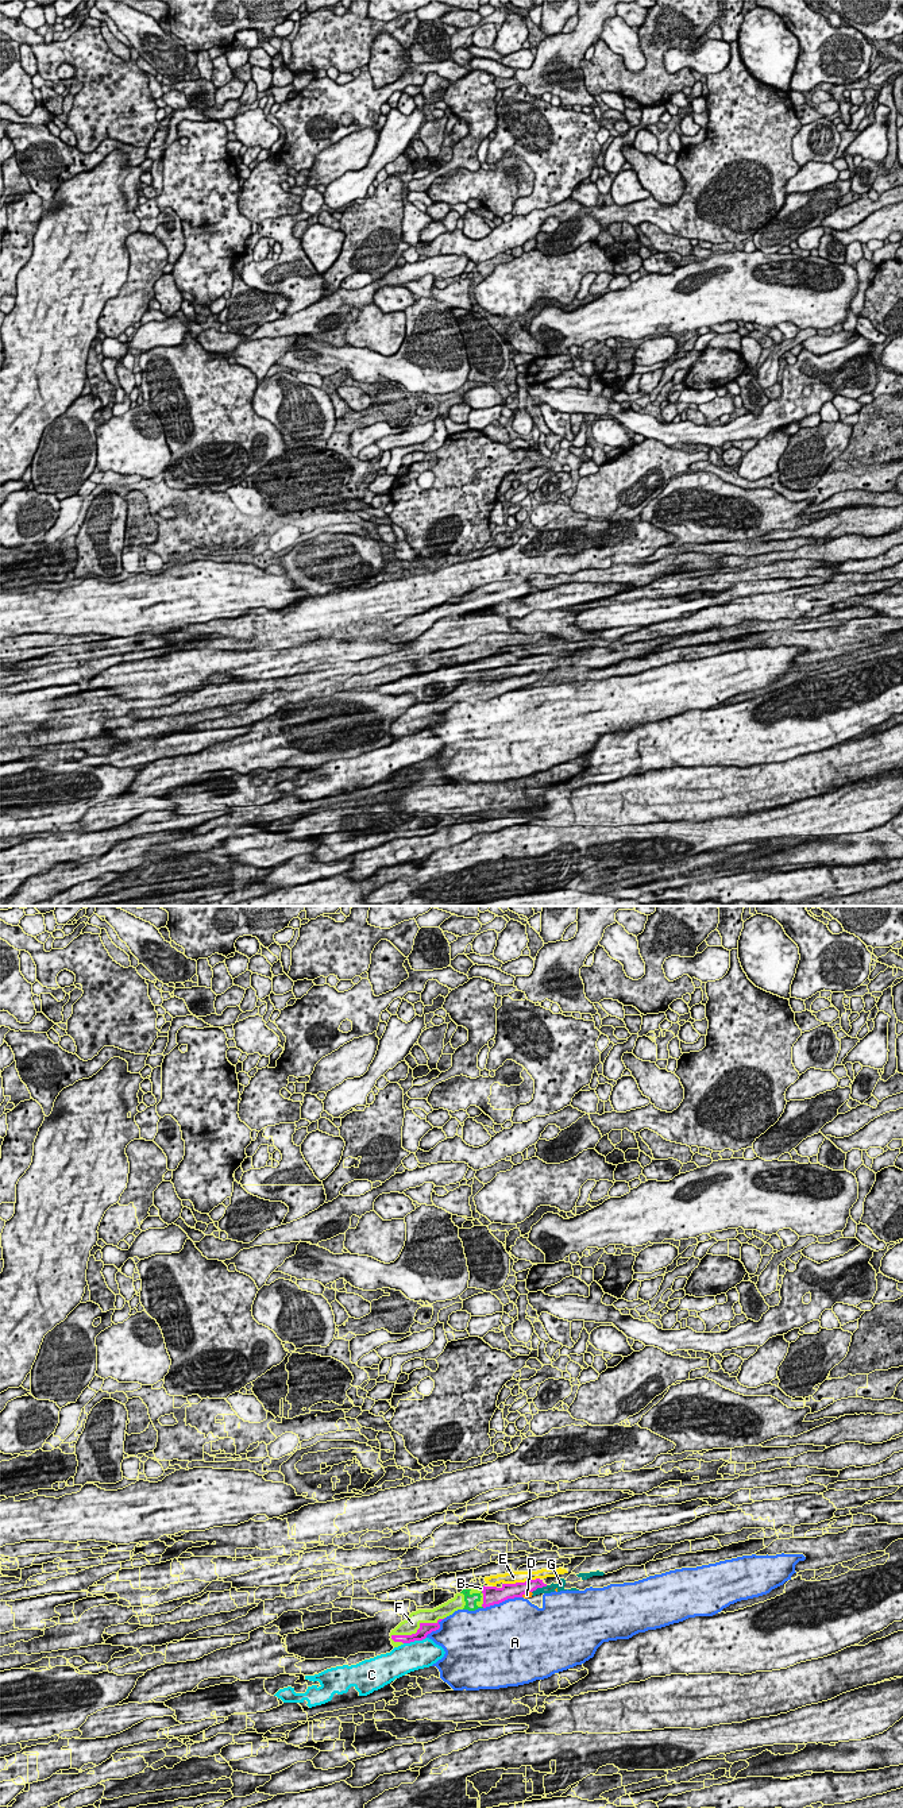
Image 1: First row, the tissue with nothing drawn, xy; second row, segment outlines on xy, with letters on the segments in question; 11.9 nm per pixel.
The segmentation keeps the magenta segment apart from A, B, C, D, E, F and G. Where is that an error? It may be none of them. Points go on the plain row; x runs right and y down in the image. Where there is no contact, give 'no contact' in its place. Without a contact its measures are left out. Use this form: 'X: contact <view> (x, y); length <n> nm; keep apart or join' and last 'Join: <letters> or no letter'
A: contact xy (502, 693); length 480 nm; keep apart
B: contact xy (483, 682); length 100 nm; keep apart
C: contact xy (415, 732); length 280 nm; keep apart
D: contact xy (525, 685); length 140 nm; keep apart
E: contact xy (521, 675); length 440 nm; keep apart
F: contact xy (419, 721); length 700 nm; join
G: contact xy (539, 679); length 200 nm; keep apart
Join: F

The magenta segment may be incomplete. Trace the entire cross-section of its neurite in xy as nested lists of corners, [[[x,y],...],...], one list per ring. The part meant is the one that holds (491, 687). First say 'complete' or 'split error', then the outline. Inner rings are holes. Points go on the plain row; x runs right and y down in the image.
split error; [[[529,672],[525,675],[516,675],[516,676],[502,676],[501,681],[497,679],[485,679],[483,682],[471,682],[470,687],[479,686],[482,690],[476,694],[478,699],[490,699],[494,697],[499,697],[508,691],[522,690],[525,686],[533,685],[537,681],[547,679],[543,672]]]

